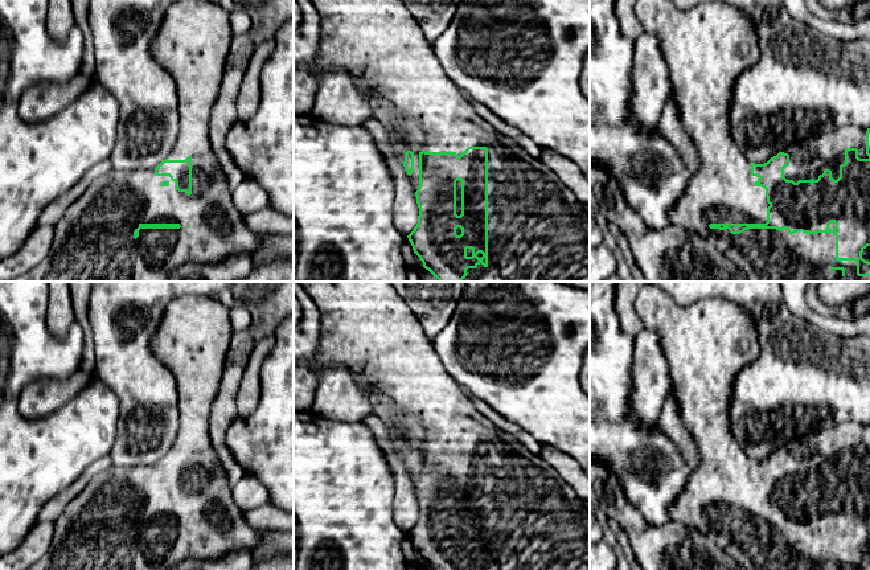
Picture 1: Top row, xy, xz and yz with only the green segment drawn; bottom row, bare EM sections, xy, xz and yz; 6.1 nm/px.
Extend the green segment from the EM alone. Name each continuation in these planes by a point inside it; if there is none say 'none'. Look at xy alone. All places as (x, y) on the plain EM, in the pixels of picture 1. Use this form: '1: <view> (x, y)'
1: xy (95, 532)

